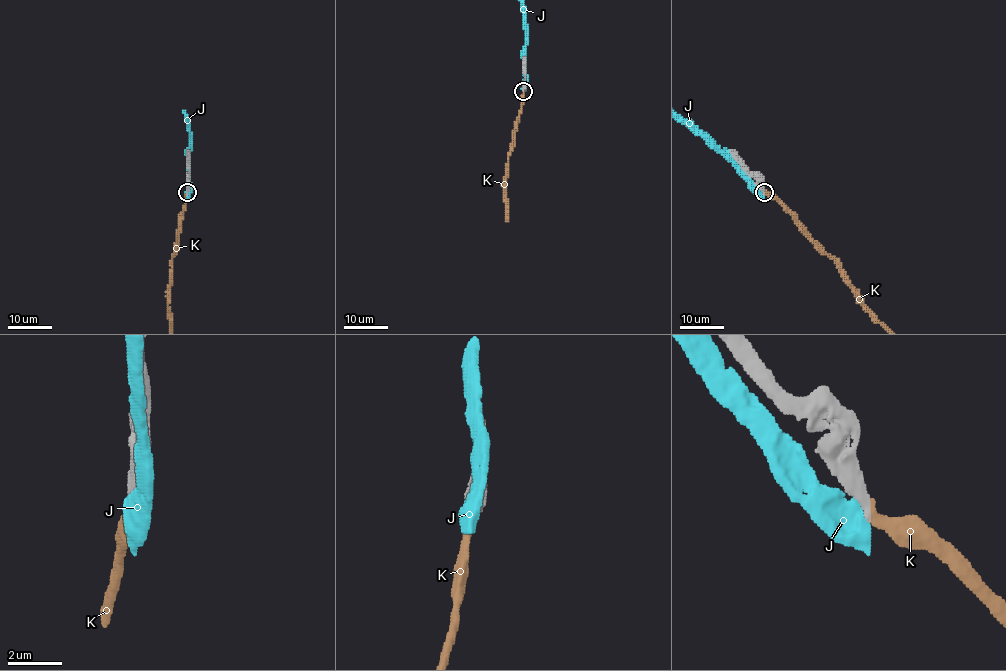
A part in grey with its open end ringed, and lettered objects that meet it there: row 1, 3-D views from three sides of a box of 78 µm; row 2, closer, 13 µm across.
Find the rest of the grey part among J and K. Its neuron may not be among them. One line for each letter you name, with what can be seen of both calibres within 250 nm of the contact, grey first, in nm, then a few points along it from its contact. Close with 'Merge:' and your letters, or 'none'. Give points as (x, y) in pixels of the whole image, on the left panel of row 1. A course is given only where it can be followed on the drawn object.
K: 360 nm thick on the grey side, 360 nm on the other
Merge: K

